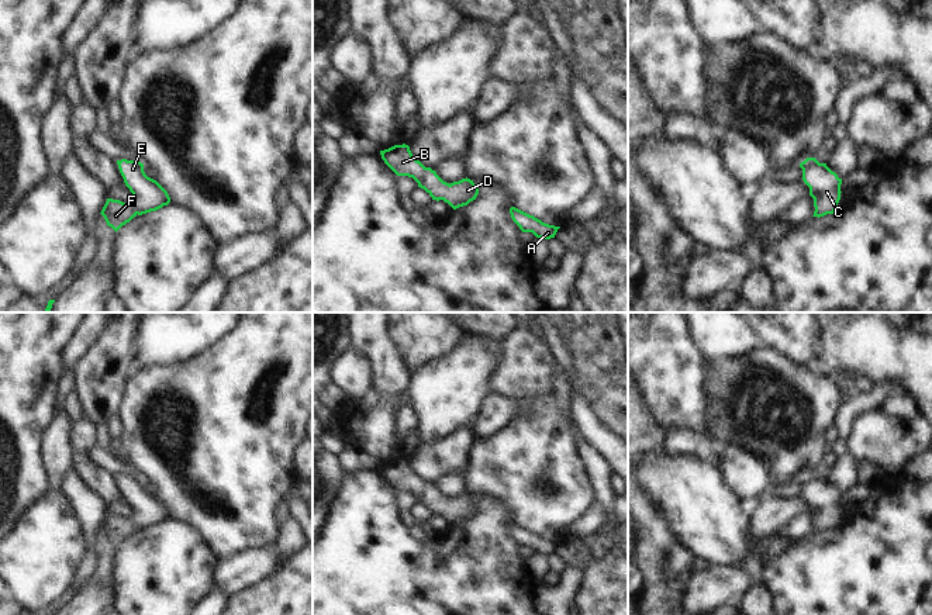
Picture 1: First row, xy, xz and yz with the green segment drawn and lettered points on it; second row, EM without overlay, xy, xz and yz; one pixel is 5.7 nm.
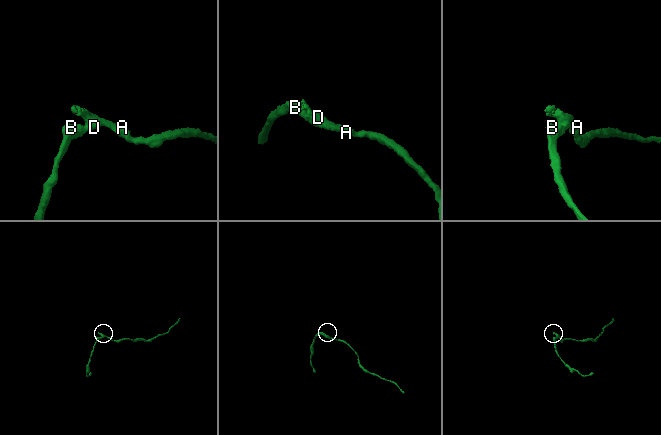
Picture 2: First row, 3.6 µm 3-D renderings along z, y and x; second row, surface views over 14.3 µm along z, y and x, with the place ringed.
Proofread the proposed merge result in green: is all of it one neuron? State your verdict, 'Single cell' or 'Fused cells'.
Single cell.

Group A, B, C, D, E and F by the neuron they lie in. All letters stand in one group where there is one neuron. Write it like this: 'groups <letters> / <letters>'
groups A B C D E F

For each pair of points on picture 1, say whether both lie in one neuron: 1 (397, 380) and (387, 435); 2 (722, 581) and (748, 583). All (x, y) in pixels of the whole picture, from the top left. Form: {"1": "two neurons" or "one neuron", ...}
{"1": "two neurons", "2": "one neuron"}

